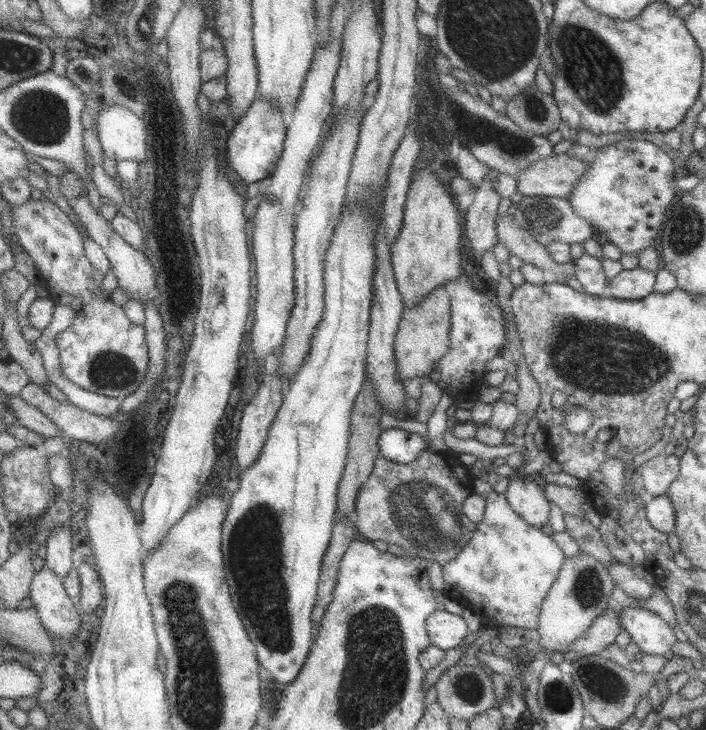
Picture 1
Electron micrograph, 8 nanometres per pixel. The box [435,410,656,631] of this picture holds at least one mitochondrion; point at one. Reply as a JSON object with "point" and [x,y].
{"point":[587,588]}

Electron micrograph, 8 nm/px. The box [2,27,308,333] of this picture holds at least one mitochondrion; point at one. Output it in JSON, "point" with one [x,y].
{"point":[42,117]}

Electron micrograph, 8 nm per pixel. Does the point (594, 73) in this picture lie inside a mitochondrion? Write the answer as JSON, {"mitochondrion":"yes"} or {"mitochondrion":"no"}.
{"mitochondrion":"yes"}

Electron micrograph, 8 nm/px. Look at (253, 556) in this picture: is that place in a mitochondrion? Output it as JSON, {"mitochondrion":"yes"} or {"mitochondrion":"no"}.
{"mitochondrion":"yes"}

